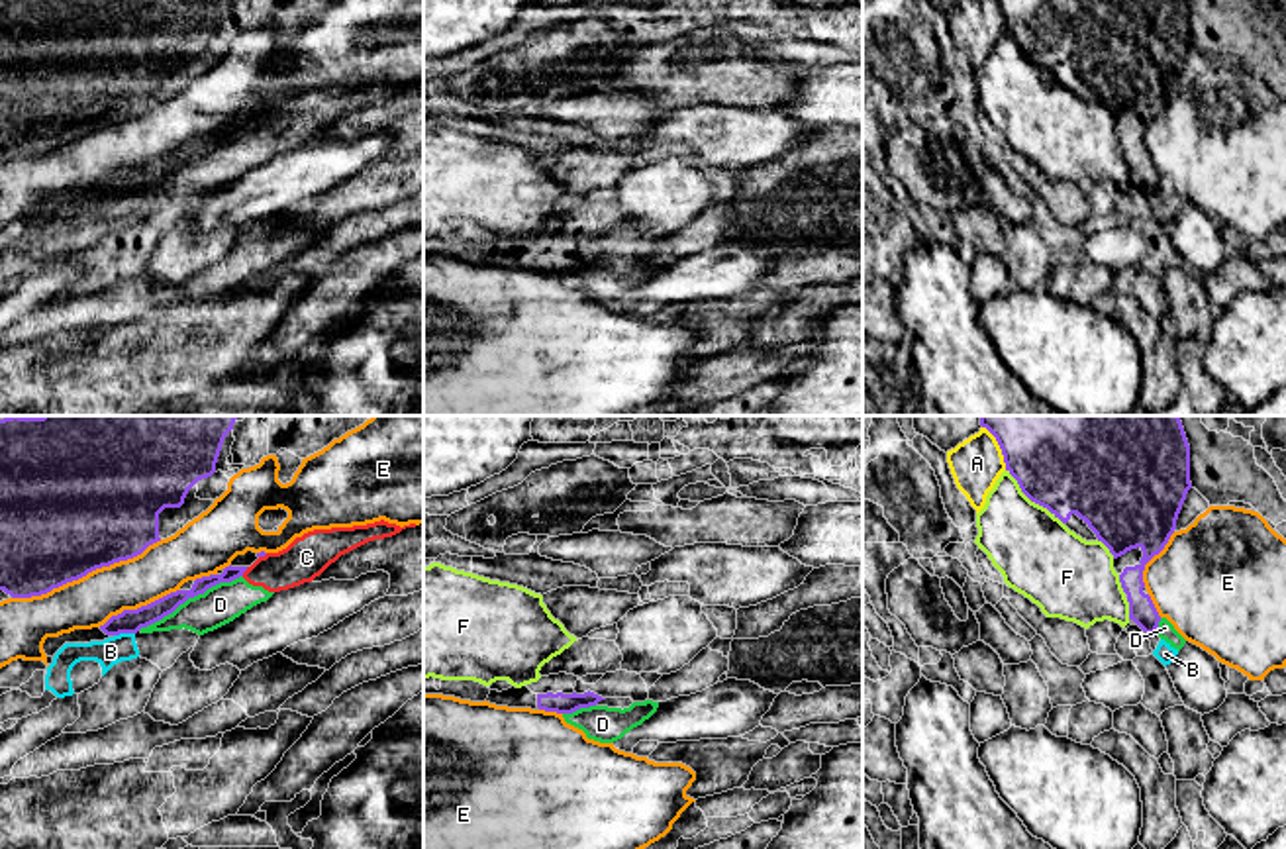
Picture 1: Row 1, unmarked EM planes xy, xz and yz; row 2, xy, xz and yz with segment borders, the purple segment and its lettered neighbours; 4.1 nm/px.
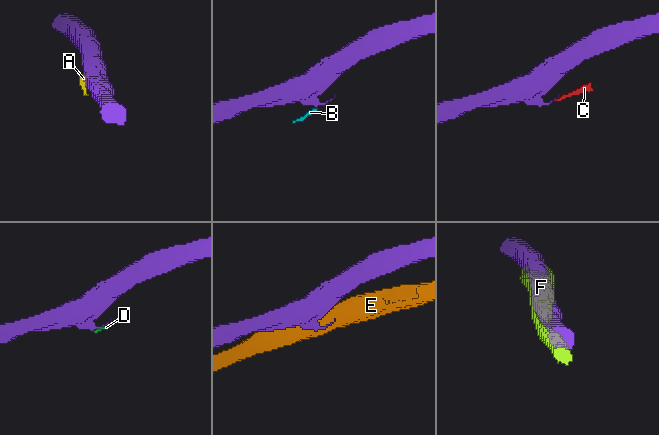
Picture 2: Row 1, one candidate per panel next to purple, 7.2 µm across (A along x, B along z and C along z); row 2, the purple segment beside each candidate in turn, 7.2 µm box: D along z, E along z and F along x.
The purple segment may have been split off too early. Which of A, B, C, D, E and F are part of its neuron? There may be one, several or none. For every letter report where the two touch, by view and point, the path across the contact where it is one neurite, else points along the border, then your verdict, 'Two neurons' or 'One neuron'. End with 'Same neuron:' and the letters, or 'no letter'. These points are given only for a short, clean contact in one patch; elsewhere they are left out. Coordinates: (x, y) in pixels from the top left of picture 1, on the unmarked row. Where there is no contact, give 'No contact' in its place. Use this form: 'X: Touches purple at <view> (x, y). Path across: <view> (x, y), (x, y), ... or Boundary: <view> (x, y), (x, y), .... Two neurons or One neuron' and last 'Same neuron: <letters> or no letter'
A: Touches purple at yz (1002, 14). Two neurons
B: Touches purple at xy (124, 193). Boundary: xy (134, 193), (114, 197). Two neurons
C: Touches purple at xy (246, 130). Boundary: xy (247, 128), (242, 136). Two neurons
D: Touches purple at xy (189, 157). Two neurons
E: Touches purple at xy (87, 134). Two neurons
F: Touches purple at yz (1032, 61). Two neurons
Same neuron: no letter

